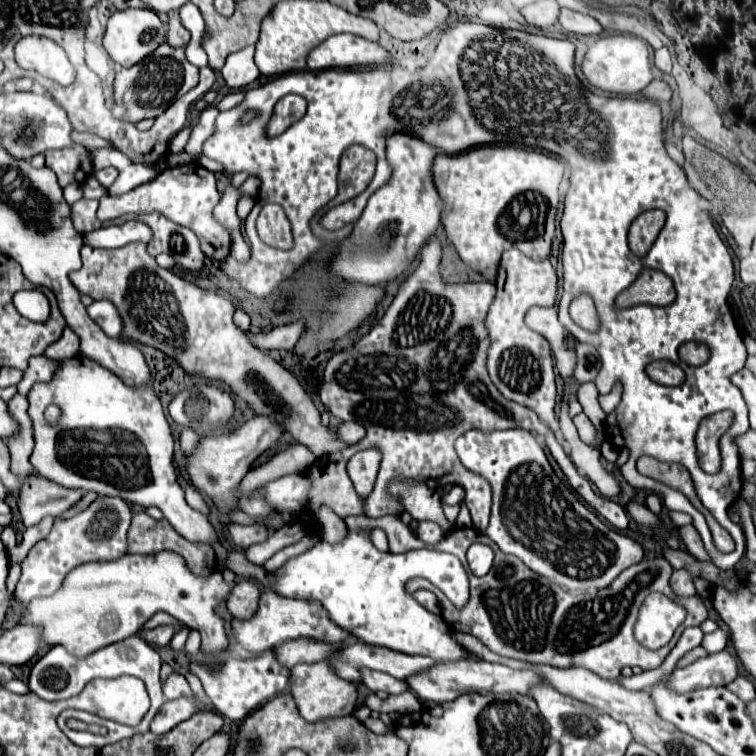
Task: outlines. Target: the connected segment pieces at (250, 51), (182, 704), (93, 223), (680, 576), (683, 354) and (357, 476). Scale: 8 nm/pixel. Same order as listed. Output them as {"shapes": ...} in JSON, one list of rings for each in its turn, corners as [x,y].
{"shapes":[[[[244,47],[236,53],[230,53],[224,67],[222,67],[222,77],[224,83],[232,89],[242,89],[248,83],[252,83],[260,75],[256,63],[254,63],[254,47]]],[[[174,699],[174,701],[166,701],[160,711],[156,713],[154,721],[150,723],[150,731],[156,735],[162,735],[166,731],[170,731],[172,727],[176,727],[178,723],[186,721],[190,715],[194,715],[196,711],[202,709],[202,703],[196,699],[196,703],[188,701],[188,699]]],[[[80,199],[80,201],[76,201],[72,205],[70,217],[74,221],[74,229],[80,235],[86,235],[88,231],[98,229],[100,225],[106,225],[106,223],[98,223],[98,219],[96,219],[96,205],[92,205],[92,201],[86,201],[86,199]]],[[[678,569],[672,573],[670,577],[670,587],[676,595],[680,597],[690,597],[690,595],[696,595],[696,587],[692,583],[692,575],[686,571],[686,569]]],[[[688,341],[688,343],[684,343],[684,345],[678,349],[678,355],[680,355],[680,359],[682,359],[684,363],[698,367],[698,365],[702,365],[702,363],[708,361],[710,349],[708,349],[708,345],[704,345],[704,343]]],[[[370,447],[356,453],[348,461],[348,475],[360,497],[361,494],[370,494],[373,490],[378,467],[380,467],[380,457],[382,457],[380,451]]]]}

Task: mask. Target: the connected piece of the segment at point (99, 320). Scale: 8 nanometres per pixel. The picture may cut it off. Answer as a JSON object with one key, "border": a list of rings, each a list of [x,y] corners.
{"border":[[[94,301],[88,307],[88,315],[108,337],[120,337],[122,321],[114,305],[110,305],[110,301]]]}

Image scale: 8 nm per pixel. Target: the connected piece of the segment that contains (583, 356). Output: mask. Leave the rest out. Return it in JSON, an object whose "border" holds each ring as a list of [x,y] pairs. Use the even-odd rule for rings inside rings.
{"border":[[[576,343],[574,345],[574,353],[576,353],[576,369],[574,369],[574,379],[578,383],[586,383],[586,381],[594,381],[598,371],[600,371],[600,355],[592,345],[584,345],[584,343]]]}

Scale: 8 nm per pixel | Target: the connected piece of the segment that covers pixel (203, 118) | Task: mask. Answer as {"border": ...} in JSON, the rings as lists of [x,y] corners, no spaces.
{"border":[[[206,107],[200,115],[200,121],[194,125],[192,133],[190,133],[190,139],[184,147],[186,153],[190,155],[198,155],[204,141],[214,133],[214,121],[216,121],[216,115],[218,115],[218,109],[216,107]]]}

